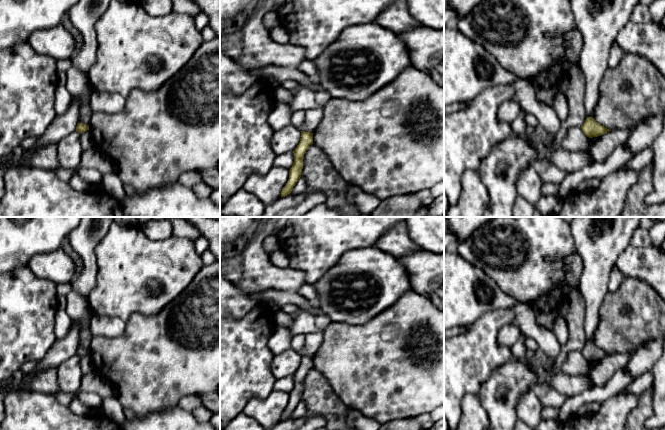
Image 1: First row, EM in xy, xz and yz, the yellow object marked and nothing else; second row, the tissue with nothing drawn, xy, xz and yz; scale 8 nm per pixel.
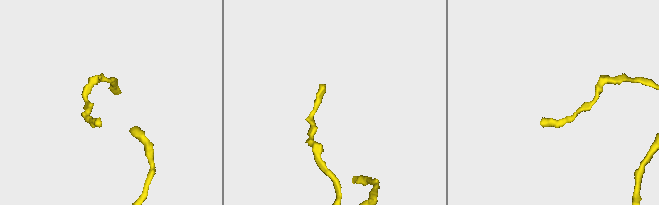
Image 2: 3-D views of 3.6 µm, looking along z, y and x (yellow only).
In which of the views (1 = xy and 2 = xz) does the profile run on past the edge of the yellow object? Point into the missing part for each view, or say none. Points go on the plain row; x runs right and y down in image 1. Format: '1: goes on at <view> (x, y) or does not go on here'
1: does not go on here
2: does not go on here

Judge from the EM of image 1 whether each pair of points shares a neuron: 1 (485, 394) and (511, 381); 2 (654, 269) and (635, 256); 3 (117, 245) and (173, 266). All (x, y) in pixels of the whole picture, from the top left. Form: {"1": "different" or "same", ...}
{"1": "same", "2": "same", "3": "same"}

